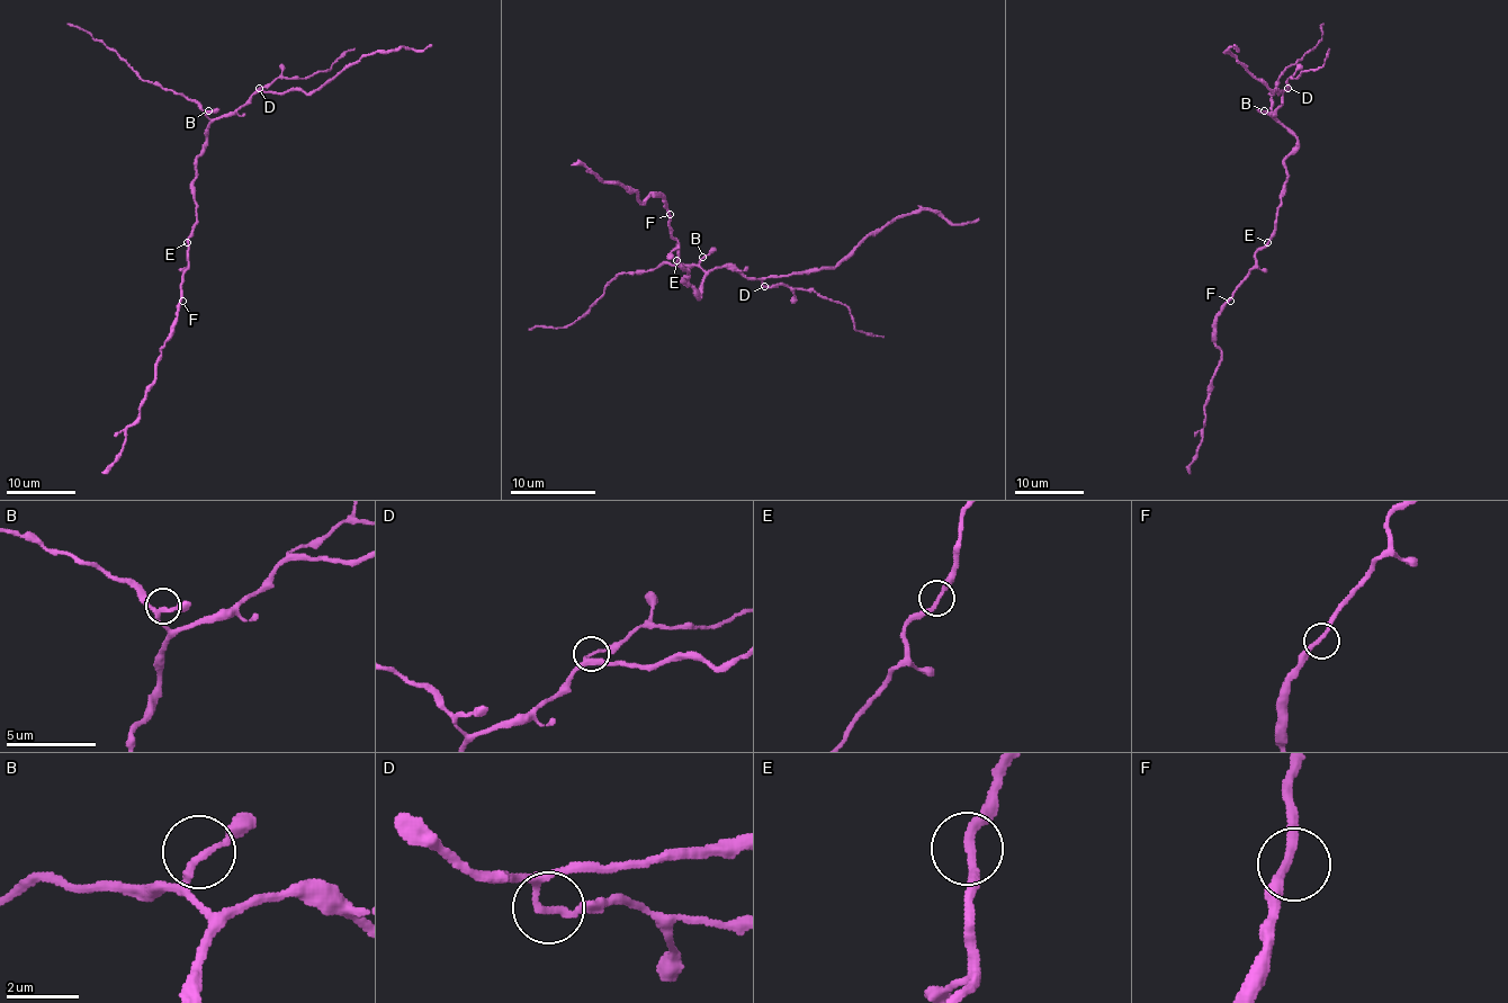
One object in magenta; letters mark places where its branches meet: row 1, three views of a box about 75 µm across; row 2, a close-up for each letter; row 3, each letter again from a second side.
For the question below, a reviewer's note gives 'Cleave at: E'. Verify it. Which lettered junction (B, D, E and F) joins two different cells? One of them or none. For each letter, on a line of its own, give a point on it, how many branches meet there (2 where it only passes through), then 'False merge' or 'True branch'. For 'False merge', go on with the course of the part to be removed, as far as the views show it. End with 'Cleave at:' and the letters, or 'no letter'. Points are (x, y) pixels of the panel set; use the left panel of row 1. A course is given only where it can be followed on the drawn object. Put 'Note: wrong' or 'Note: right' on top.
Note: wrong
B: Place: (208, 110). Branches: 2. True branch
D: Place: (259, 88). Branches: 2. True branch
E: Place: (187, 242). Branches: 2. True branch
F: Place: (182, 301). Branches: 2. True branch
Cleave at: no letter

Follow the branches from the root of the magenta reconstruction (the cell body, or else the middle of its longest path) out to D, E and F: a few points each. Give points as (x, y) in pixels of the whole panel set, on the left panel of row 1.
D: (193, 185), (196, 157), (206, 145), (206, 127), (222, 115), (232, 115), (258, 88)
E: (193, 185), (196, 226), (187, 242)
F: (193, 185), (196, 226), (189, 239), (189, 268), (183, 272), (182, 301)

